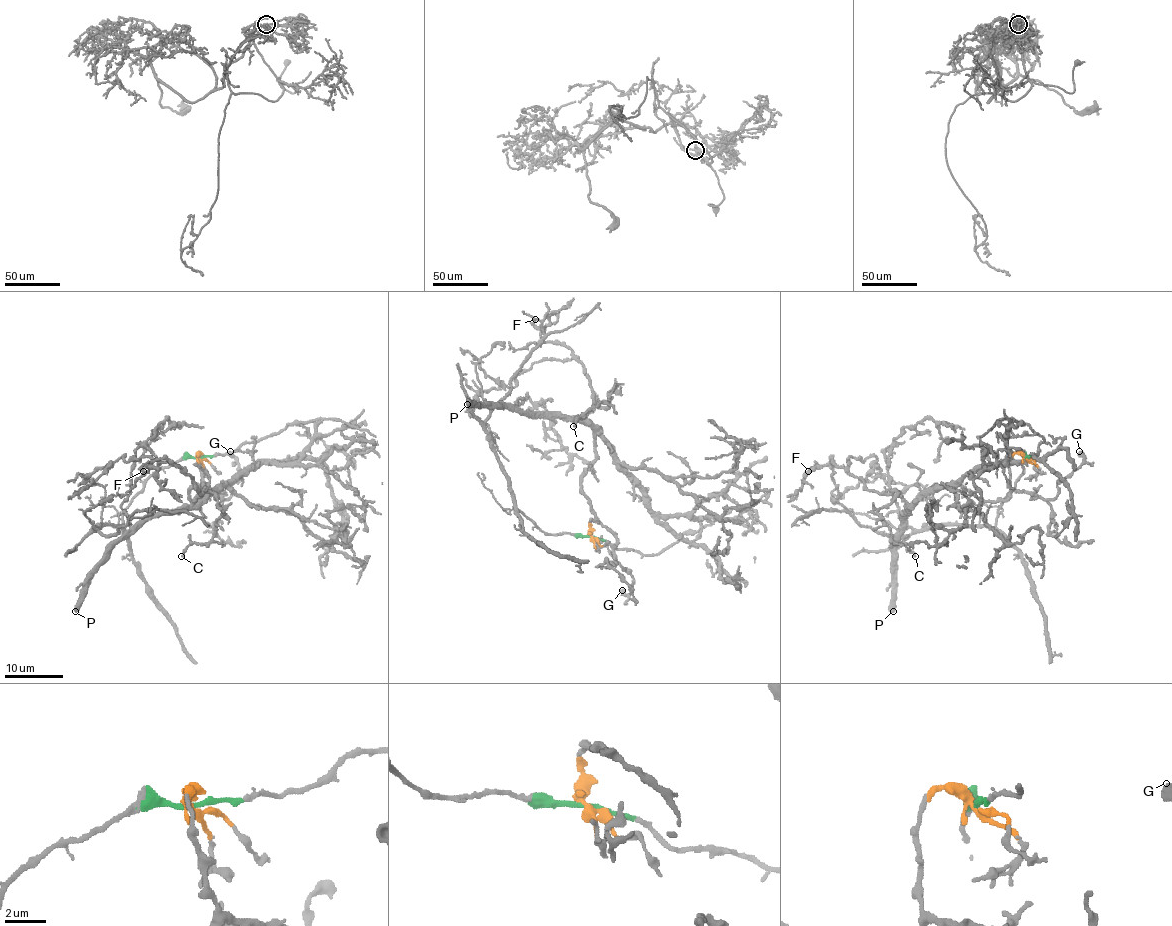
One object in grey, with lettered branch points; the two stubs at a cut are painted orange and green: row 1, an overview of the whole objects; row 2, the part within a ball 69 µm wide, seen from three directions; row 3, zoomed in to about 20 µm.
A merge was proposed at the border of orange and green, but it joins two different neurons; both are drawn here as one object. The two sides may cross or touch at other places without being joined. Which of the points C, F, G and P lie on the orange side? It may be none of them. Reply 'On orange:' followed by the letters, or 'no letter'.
On orange: C, F, G, P

